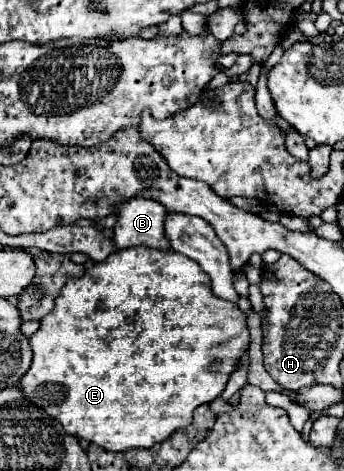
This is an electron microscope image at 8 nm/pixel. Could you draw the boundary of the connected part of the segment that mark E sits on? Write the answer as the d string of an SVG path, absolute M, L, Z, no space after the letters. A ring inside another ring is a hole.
M149 247L117 249L105 261L89 267L83 277L67 279L61 293L55 297L53 311L47 317L41 319L41 327L31 337L33 363L31 363L31 369L21 379L19 387L23 389L27 399L31 399L37 407L47 411L51 417L55 417L67 433L71 433L79 439L87 439L91 443L107 447L107 451L127 451L127 449L133 449L133 447L151 449L155 443L165 441L177 429L187 427L193 419L193 411L199 405L211 403L213 399L217 399L223 393L231 373L237 369L241 357L249 349L249 343L251 343L251 337L249 337L245 313L235 303L223 301L223 299L213 295L209 275L203 273L201 267L195 261L187 259L185 255L181 255L177 251L155 251L155 249L149 249ZM213 363L219 365L217 371L211 369Z

